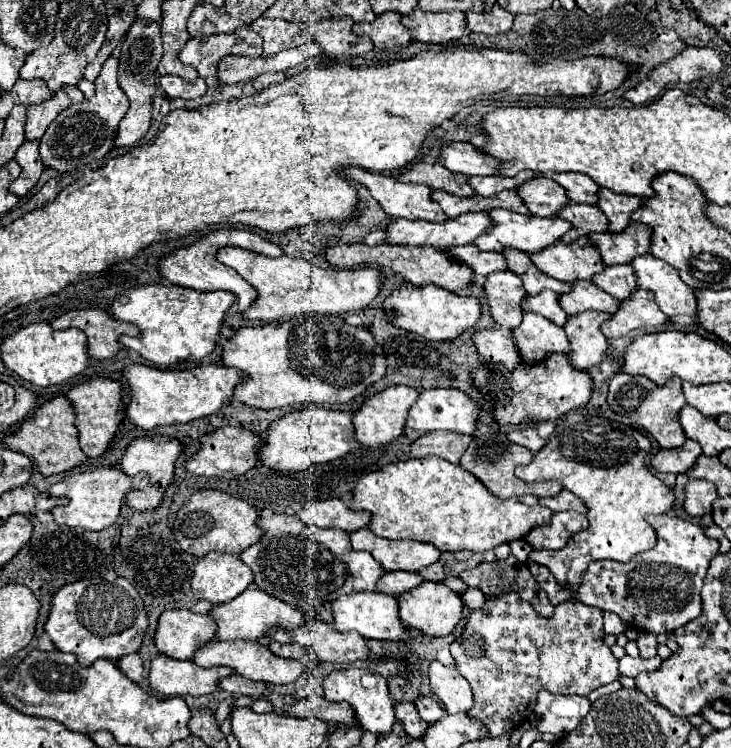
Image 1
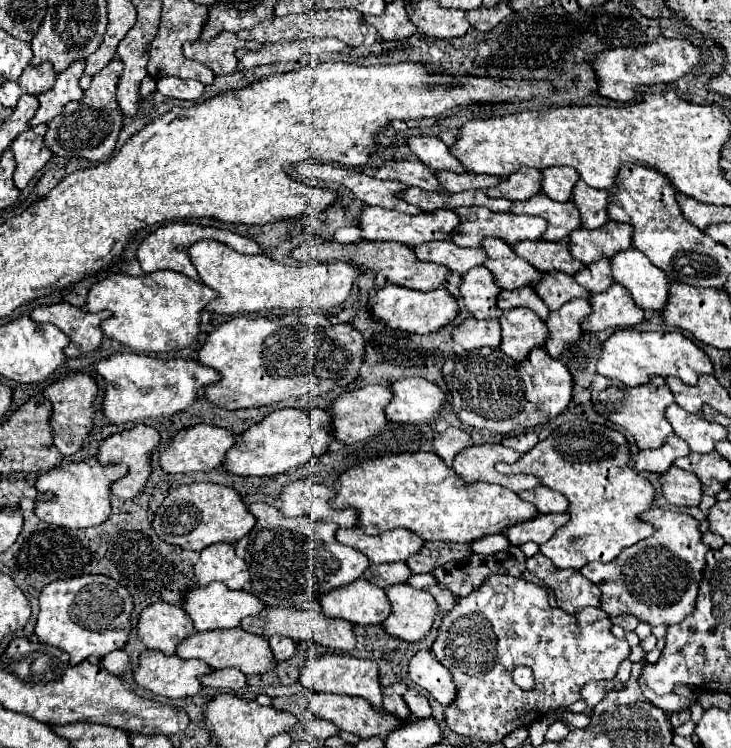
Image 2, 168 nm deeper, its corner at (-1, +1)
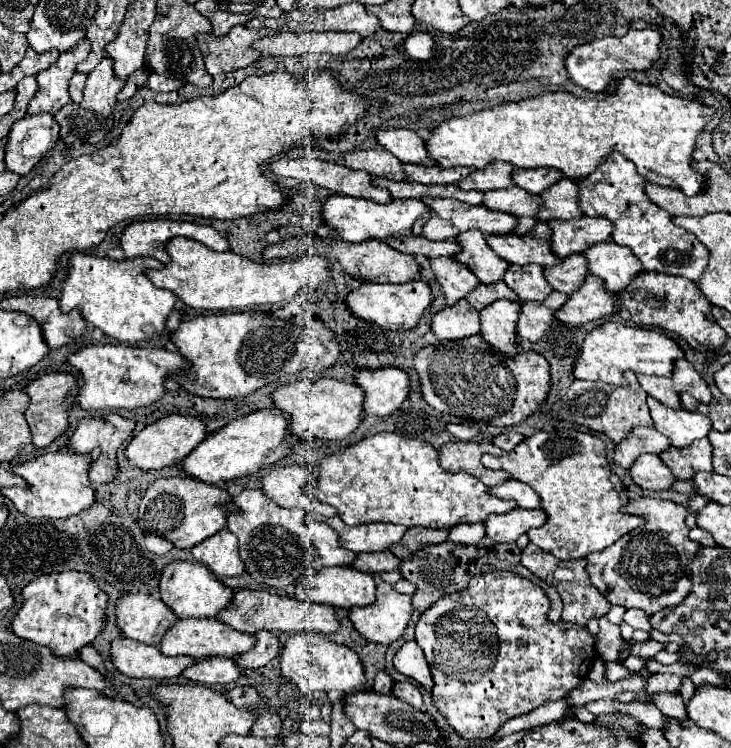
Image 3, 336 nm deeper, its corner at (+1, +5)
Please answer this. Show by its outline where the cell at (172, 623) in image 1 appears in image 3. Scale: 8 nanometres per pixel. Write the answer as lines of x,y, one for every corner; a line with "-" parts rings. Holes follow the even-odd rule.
130,593
116,605
116,623
124,637
146,645
160,645
162,637
176,621
178,617
172,609
162,599
148,593

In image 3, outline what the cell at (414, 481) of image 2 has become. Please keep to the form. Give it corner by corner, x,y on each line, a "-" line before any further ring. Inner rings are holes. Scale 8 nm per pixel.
378,433
374,437
362,439
330,457
320,461
316,487
306,487
306,493
338,509
340,519
346,525
364,525
364,523
400,523
406,527
430,527
430,529
452,529
460,523
484,523
488,515
510,513
516,509
516,503
504,501
480,483
474,475
468,473
448,473
438,463
438,451
420,439
400,437
396,433

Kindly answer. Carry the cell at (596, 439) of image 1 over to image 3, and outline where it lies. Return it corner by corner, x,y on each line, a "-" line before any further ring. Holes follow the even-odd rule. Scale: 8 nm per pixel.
558,427
548,433
538,431
532,437
526,437
520,445
516,445
512,453
504,453
502,457
484,455
482,463
488,469
504,469
512,475
512,479
518,479
536,489
536,493
542,497
542,509
548,513
548,521
538,529
530,529
528,537
530,543
534,543
546,553
552,553
560,561
582,559
588,553
602,551
614,541
618,541
622,535
626,535
628,531
640,527
640,523
644,521
642,517
632,517
622,513
622,507
628,503
626,485
616,473
612,473
606,457
606,445
602,443
602,439
598,439
592,433
584,433
570,427

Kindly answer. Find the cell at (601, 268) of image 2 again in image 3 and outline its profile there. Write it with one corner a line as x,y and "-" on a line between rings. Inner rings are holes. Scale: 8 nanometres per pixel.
582,253
568,255
562,259
560,265
544,269
546,281
556,291
562,291
566,295
572,295
572,291
576,291
580,287
580,283
584,283
588,273
590,273
588,271
588,259
584,259

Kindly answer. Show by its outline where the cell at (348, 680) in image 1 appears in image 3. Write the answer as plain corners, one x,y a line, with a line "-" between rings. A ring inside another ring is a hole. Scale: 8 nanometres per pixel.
306,631
292,635
284,647
282,647
282,659
280,669
284,677
288,677
292,683
296,683
304,693
312,691
324,691
324,693
354,693
354,691
366,691
366,671
358,657
358,653
346,645
340,645
336,641
328,641
324,635

